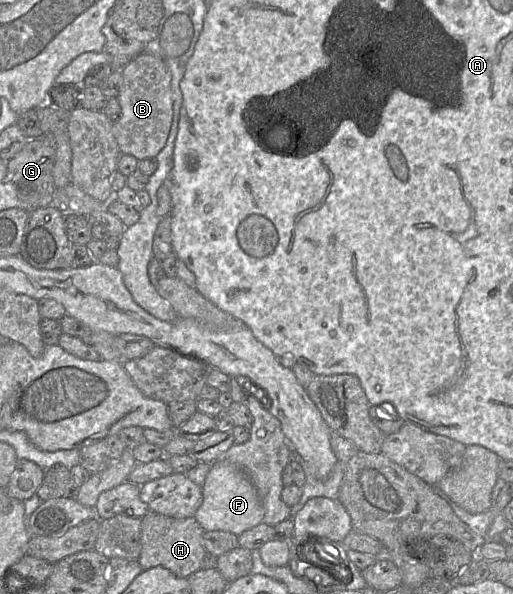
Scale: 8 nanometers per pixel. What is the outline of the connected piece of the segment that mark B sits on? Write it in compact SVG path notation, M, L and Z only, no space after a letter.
M142 52L129 61L121 70L122 85L117 96L121 106L121 115L113 121L113 134L122 153L134 156L138 160L156 158L167 142L173 117L171 74L160 56Z

